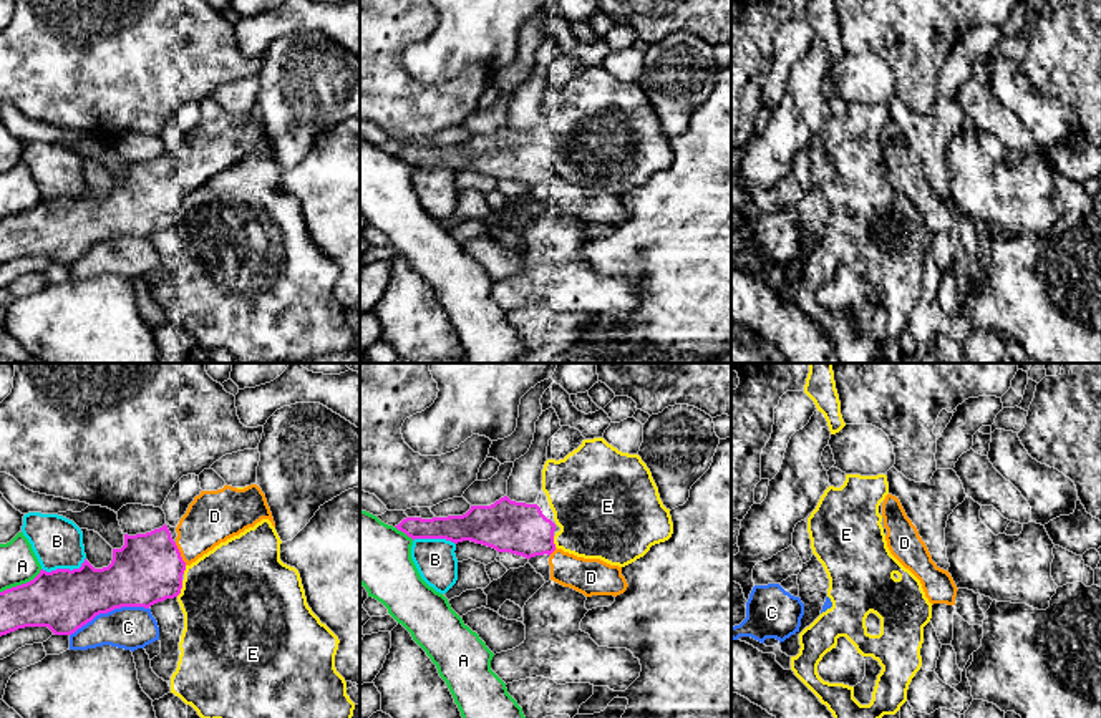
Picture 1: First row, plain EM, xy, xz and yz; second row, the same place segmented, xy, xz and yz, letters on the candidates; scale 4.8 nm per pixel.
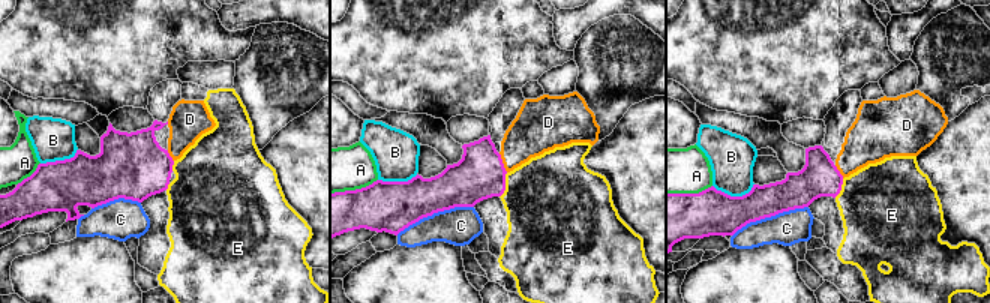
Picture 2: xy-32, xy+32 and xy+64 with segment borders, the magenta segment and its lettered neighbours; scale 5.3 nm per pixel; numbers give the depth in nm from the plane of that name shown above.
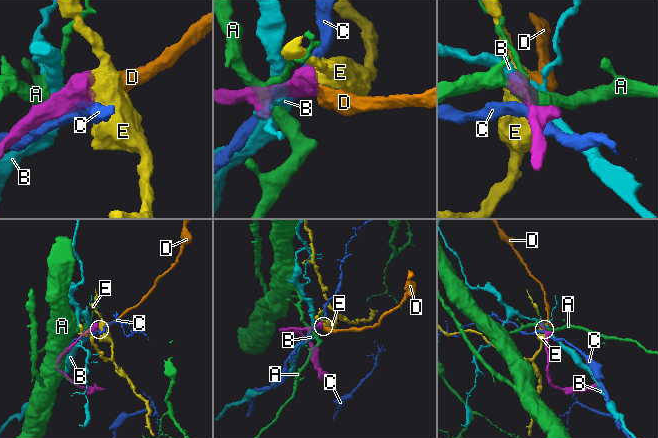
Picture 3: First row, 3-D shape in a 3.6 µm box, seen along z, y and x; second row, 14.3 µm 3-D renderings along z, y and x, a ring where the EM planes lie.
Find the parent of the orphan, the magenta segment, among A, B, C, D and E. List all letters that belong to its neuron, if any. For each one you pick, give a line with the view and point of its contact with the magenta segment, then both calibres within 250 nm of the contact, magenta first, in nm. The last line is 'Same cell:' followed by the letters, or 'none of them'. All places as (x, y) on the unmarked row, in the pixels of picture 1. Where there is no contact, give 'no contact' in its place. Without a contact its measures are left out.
D: meets magenta in xy at (179, 183); 340 nm thick on the magenta side, 260 nm on the other
Same cell: D

